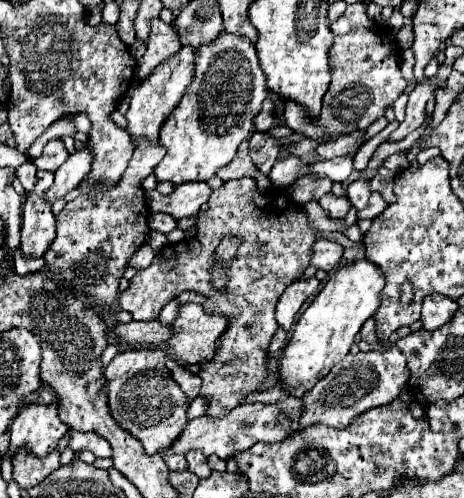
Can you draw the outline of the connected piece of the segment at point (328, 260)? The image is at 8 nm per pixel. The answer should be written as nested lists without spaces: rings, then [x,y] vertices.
[[[316,240],[316,244],[312,246],[312,266],[320,268],[320,270],[334,270],[340,264],[344,248],[332,240]]]

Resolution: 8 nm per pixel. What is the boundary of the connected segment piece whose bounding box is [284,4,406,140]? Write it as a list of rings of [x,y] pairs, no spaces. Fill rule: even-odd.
[[[352,4],[346,12],[330,24],[334,42],[330,48],[332,82],[322,100],[322,112],[318,118],[310,118],[304,108],[292,100],[284,100],[284,120],[294,132],[300,132],[312,140],[332,134],[348,134],[354,130],[366,130],[374,120],[384,116],[384,108],[404,92],[406,80],[398,68],[398,48],[392,34],[366,16],[364,4]]]

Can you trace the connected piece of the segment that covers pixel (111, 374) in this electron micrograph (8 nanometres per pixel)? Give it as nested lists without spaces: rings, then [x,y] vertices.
[[[160,348],[154,350],[126,350],[118,352],[104,370],[106,384],[102,392],[108,396],[112,418],[120,428],[136,436],[148,454],[156,454],[160,448],[170,446],[186,426],[188,400],[180,386],[172,380],[166,368],[166,354]]]

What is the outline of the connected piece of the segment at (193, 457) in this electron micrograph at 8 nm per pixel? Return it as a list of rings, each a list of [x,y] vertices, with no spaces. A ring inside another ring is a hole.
[[[186,452],[186,460],[188,460],[188,470],[194,472],[200,480],[210,476],[208,460],[206,460],[206,456],[202,456],[202,452]]]

